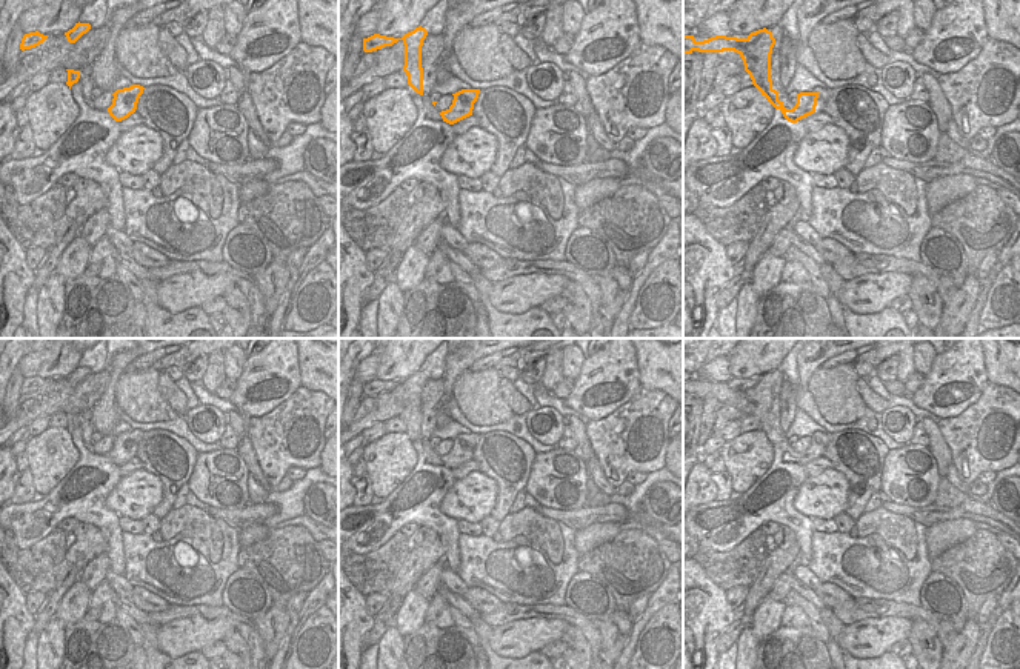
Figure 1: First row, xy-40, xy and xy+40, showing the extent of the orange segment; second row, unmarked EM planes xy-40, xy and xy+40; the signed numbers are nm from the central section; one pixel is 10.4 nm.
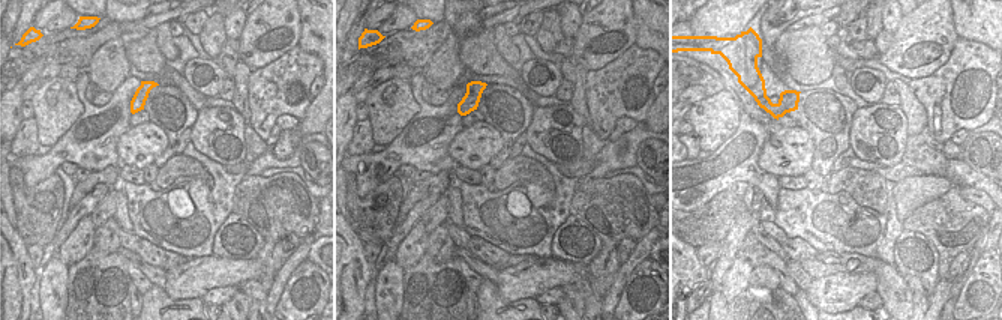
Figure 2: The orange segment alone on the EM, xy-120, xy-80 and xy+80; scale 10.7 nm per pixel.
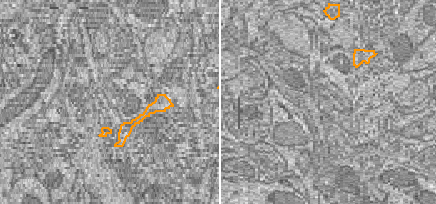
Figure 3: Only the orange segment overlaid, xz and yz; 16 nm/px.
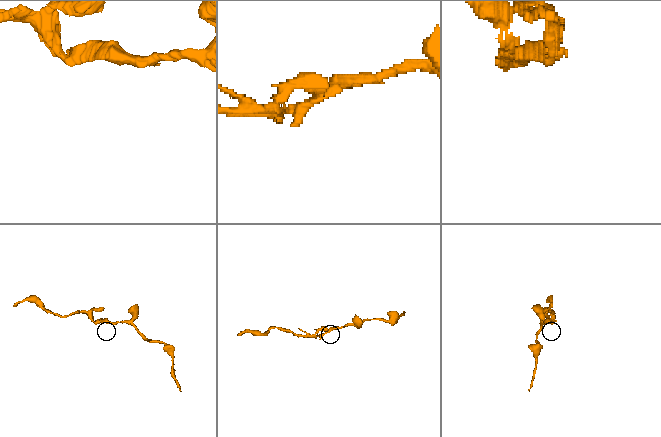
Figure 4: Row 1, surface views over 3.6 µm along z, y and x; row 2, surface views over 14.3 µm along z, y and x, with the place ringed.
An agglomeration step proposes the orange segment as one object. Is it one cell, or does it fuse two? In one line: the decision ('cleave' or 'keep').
cleave

